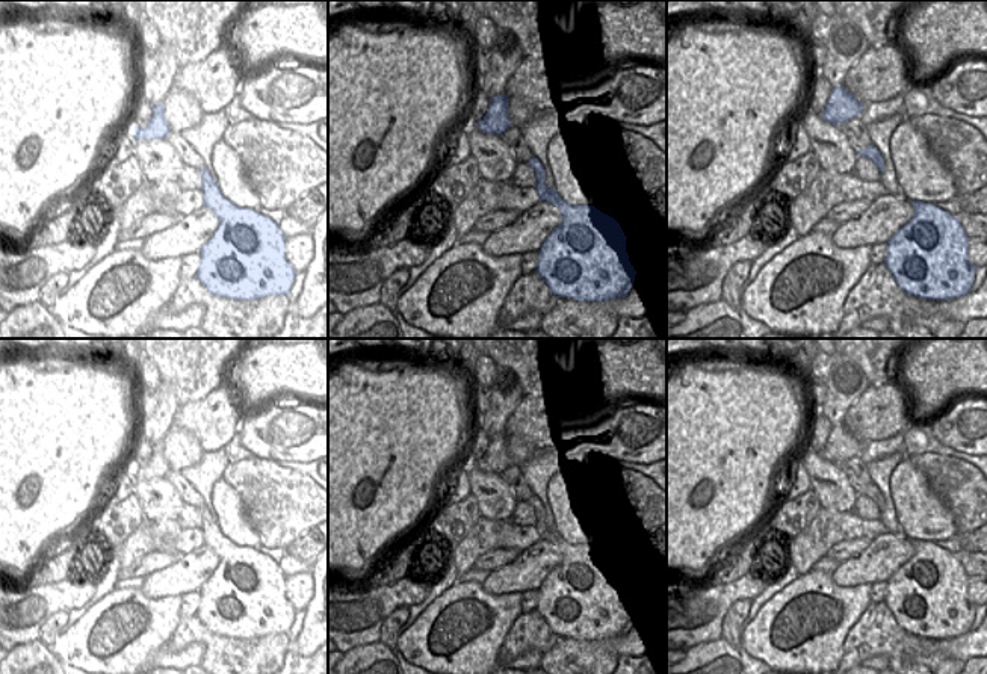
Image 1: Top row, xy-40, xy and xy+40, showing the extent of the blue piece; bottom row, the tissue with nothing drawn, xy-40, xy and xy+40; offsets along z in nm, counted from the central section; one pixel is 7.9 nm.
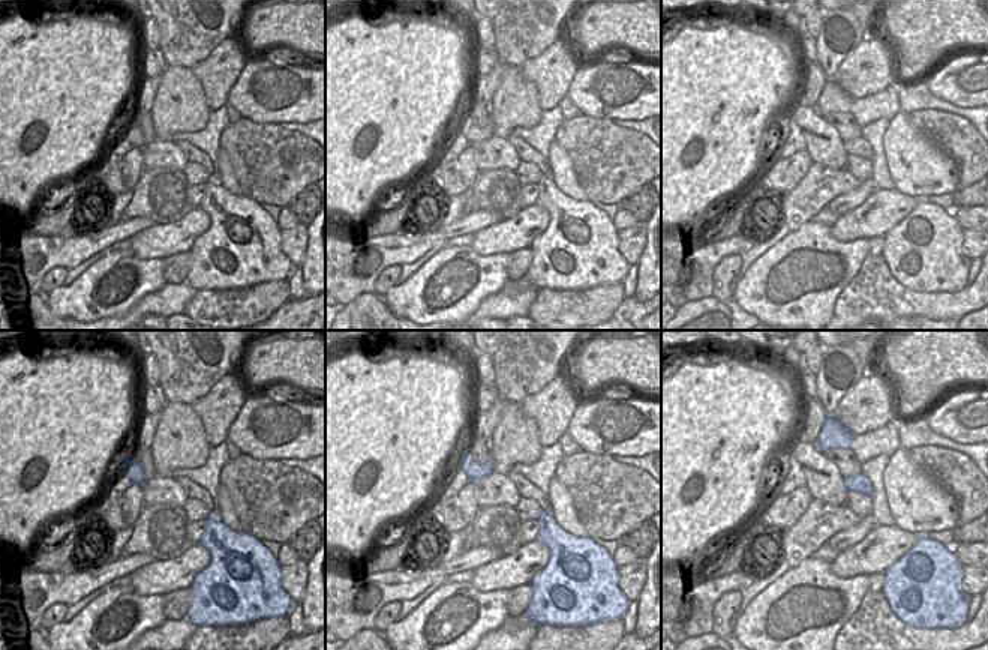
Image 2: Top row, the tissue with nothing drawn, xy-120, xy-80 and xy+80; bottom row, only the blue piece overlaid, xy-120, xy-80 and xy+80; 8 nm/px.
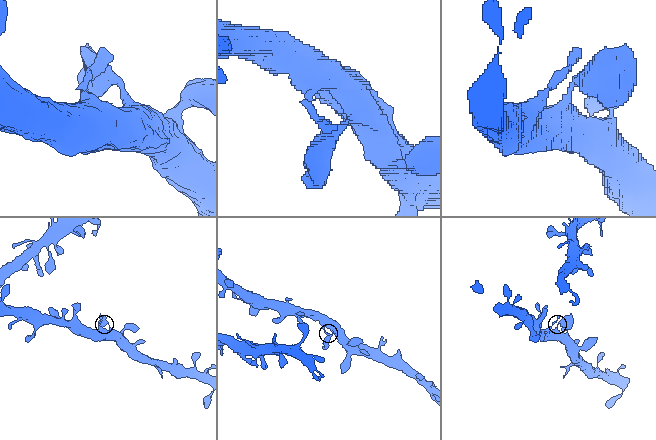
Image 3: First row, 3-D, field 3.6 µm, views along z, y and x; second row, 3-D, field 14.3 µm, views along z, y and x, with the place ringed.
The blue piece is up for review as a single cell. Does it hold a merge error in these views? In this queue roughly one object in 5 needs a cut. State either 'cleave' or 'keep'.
keep

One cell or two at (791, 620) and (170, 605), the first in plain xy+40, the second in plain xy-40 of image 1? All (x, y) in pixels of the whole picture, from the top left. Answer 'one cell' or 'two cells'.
one cell

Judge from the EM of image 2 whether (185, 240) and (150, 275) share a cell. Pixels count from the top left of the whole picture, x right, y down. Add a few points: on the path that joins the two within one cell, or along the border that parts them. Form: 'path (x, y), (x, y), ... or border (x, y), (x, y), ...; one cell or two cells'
border (131, 249), (140, 258), (162, 258); two cells

